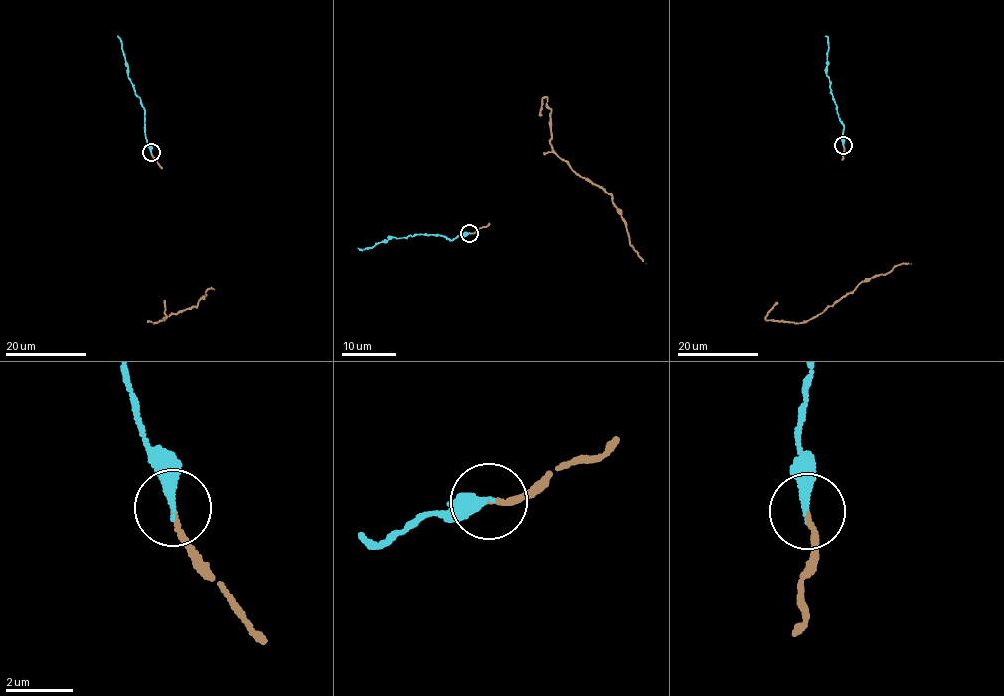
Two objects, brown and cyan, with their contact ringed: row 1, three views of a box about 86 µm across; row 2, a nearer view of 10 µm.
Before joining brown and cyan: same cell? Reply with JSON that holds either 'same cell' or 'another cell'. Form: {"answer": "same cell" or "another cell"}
{"answer": "same cell"}

